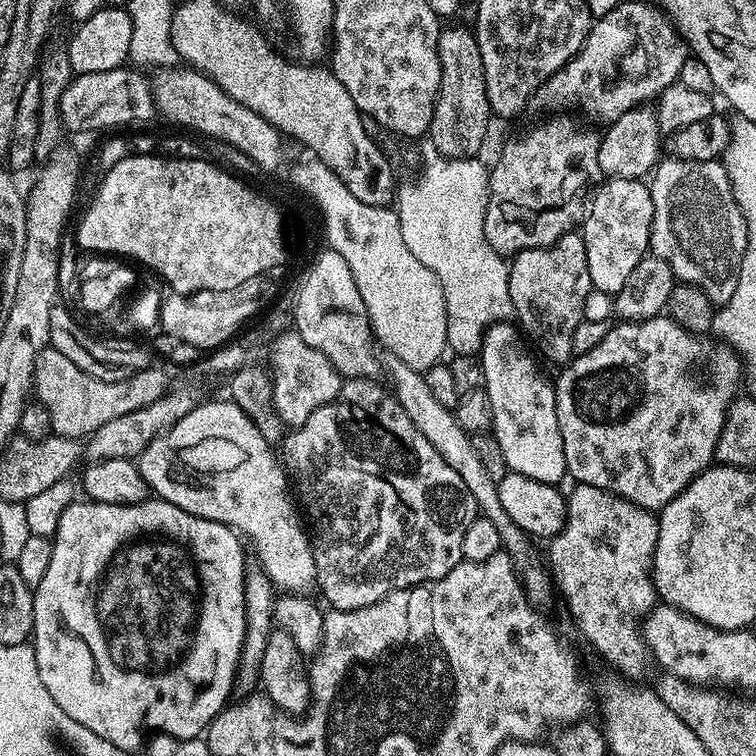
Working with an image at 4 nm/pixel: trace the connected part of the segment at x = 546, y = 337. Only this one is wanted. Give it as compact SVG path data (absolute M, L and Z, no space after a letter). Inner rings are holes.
M579 231L567 232L545 248L522 250L508 264L510 302L523 335L541 357L564 366L573 359L571 339L584 319L586 294L592 291L590 266L586 266L586 242Z

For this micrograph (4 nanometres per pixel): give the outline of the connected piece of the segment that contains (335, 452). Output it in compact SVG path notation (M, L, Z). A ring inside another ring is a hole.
M372 378L349 379L343 395L332 400L326 406L314 410L314 414L310 414L310 418L306 418L306 422L301 428L291 429L282 441L282 449L284 448L282 460L286 465L291 487L302 505L303 515L310 525L318 591L320 590L321 594L332 603L329 605L337 612L365 608L378 602L386 594L397 592L399 588L413 588L416 584L424 584L427 580L437 580L450 574L450 570L454 570L454 566L458 566L464 559L462 538L466 538L466 526L470 526L470 522L478 515L476 500L470 494L470 490L466 490L466 482L462 482L462 478L458 478L458 470L446 466L442 454L438 454L438 450L434 450L434 446L430 446L430 442L426 442L426 438L422 438L422 430L418 430L418 426L414 426L414 422L410 422L410 418L406 418L406 410L402 410L395 395L385 385L384 389L382 385L375 384L376 382Z

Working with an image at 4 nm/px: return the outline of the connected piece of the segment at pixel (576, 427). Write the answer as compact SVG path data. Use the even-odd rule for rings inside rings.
M667 314L652 316L648 320L617 323L602 338L598 346L588 353L577 355L561 372L564 373L560 377L555 377L554 387L558 426L562 430L562 446L566 450L568 476L574 478L576 484L598 486L649 510L665 508L699 472L703 472L716 460L718 438L728 417L728 407L736 401L737 396L741 395L742 385L746 380L740 353L735 348L715 339L701 338L697 333L688 332L682 326L678 326L678 322L674 322Z

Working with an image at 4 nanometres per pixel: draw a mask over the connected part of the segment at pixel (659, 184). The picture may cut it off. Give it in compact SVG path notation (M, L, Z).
M664 158L651 173L650 187L654 202L648 243L651 255L662 258L679 283L698 286L714 306L730 302L738 286L738 274L746 254L746 218L742 218L742 210L738 210L738 202L734 202L734 190L723 163L720 160L698 162Z

